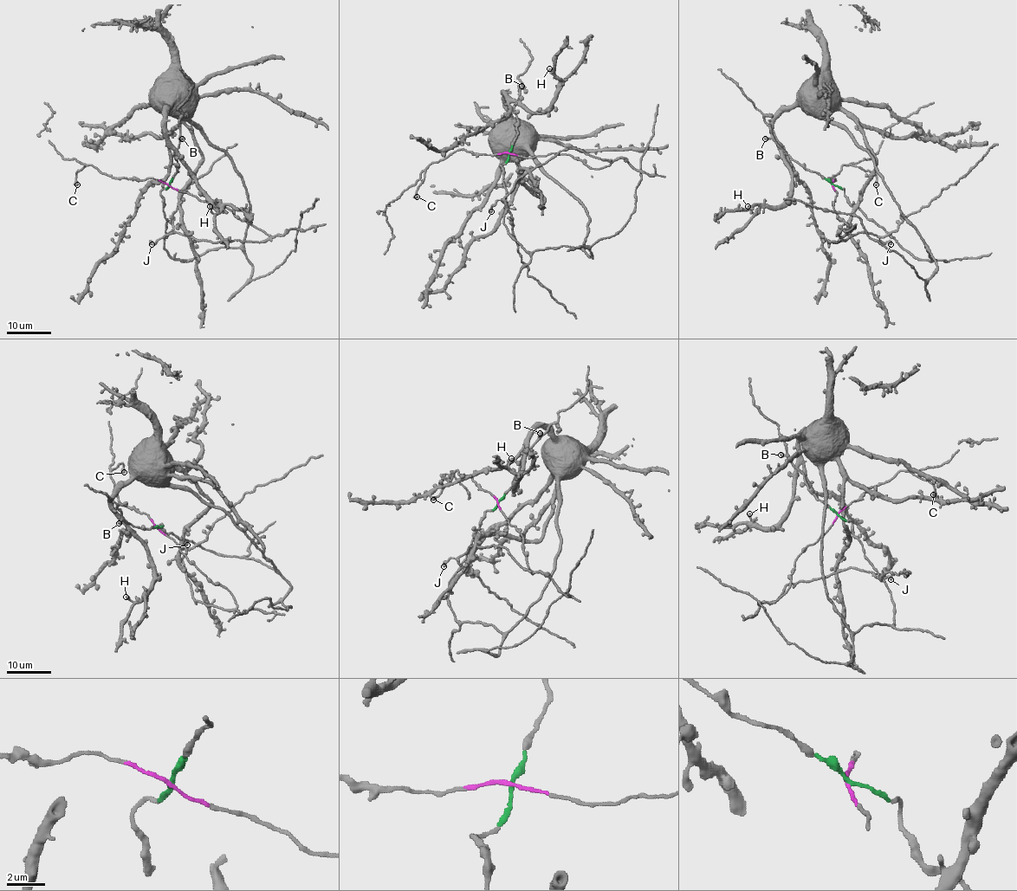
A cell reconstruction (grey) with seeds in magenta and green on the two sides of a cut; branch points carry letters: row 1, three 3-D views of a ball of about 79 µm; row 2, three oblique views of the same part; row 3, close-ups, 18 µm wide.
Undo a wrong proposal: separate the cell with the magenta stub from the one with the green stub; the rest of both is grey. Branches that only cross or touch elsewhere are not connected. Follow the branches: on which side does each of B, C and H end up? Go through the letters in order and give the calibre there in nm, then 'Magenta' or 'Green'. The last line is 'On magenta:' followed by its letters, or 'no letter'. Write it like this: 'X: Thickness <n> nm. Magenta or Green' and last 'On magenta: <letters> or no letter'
B: Thickness 420 nm. Green
C: Thickness 480 nm. Magenta
H: Thickness 420 nm. Green
On magenta: C

